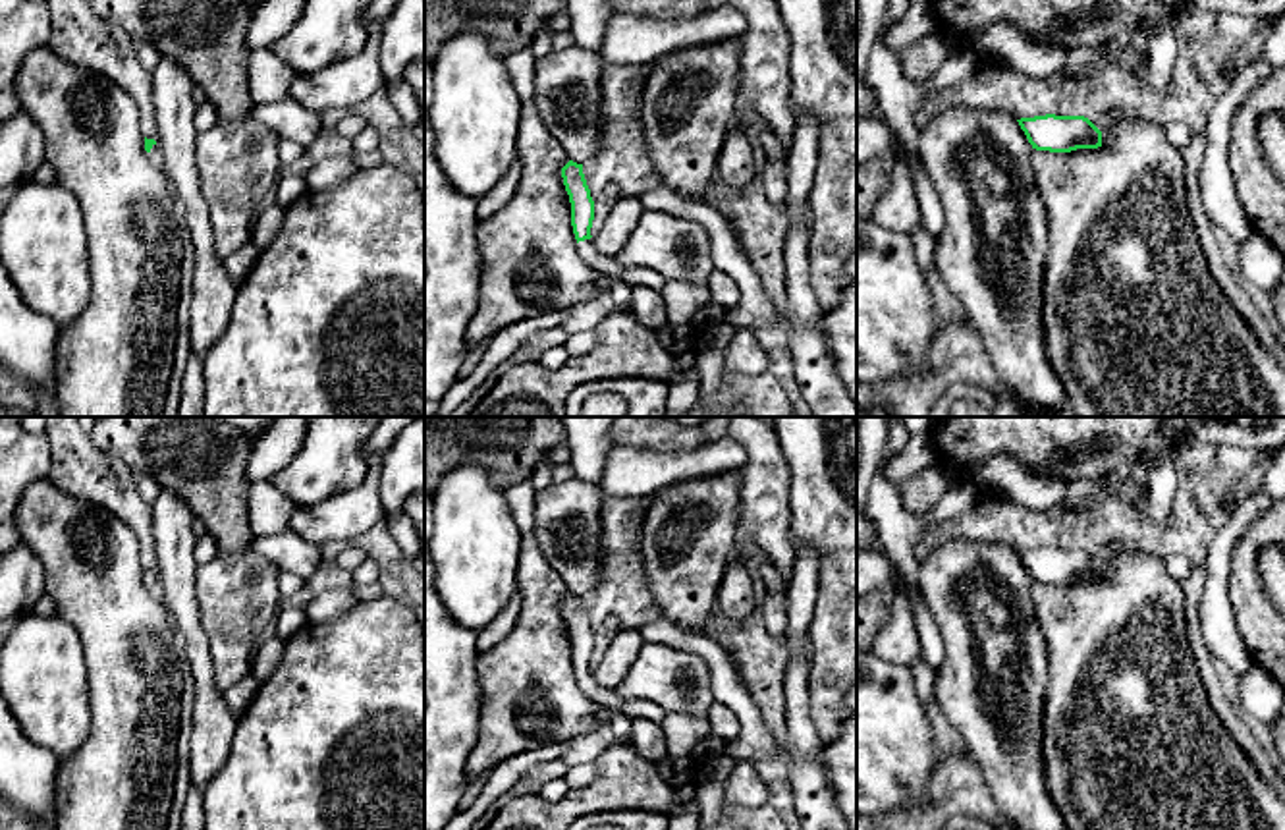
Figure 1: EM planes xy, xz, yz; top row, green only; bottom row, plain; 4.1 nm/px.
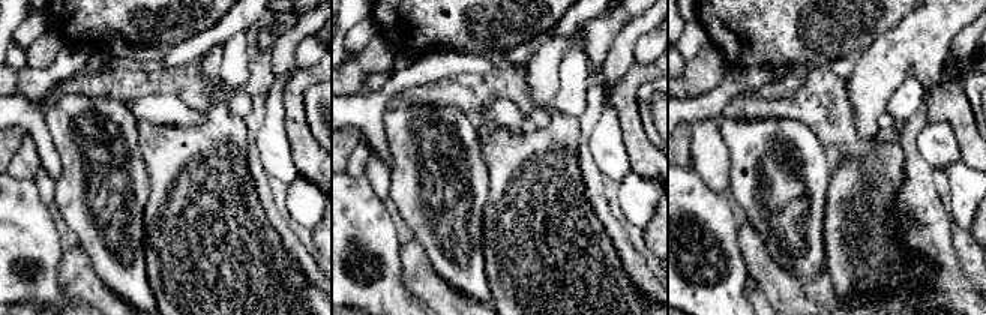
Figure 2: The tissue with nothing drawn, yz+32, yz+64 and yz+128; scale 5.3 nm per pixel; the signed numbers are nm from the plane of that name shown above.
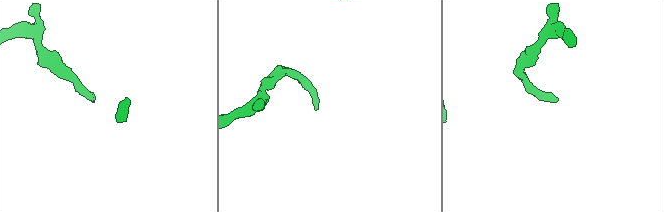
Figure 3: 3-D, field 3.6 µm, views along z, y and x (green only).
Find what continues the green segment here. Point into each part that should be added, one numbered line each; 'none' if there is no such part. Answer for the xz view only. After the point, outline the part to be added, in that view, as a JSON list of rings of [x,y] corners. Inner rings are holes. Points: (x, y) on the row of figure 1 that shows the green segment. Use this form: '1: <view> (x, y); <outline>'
1: xz (606, 265); [[[590,239],[579,241],[579,255],[587,264],[602,272],[608,280],[621,280],[629,288],[646,286],[654,291],[662,291],[668,286],[668,278],[652,268],[625,268],[615,263],[614,257],[602,257]]]

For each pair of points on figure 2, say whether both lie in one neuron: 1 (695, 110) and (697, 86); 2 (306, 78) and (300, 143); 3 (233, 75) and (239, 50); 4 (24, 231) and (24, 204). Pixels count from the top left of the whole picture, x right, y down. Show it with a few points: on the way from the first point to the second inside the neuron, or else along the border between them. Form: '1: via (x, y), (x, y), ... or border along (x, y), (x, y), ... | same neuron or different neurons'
1: border along (712, 87), (683, 99) | different neurons
2: via (296, 95), (297, 126) | same neuron
3: via (234, 69), (234, 56) | same neuron
4: via (24, 225), (24, 210) | same neuron

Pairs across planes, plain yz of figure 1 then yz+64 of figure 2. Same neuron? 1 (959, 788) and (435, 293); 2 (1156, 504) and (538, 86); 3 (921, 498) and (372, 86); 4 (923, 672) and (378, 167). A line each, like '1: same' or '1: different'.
1: same
2: different
3: different
4: same

